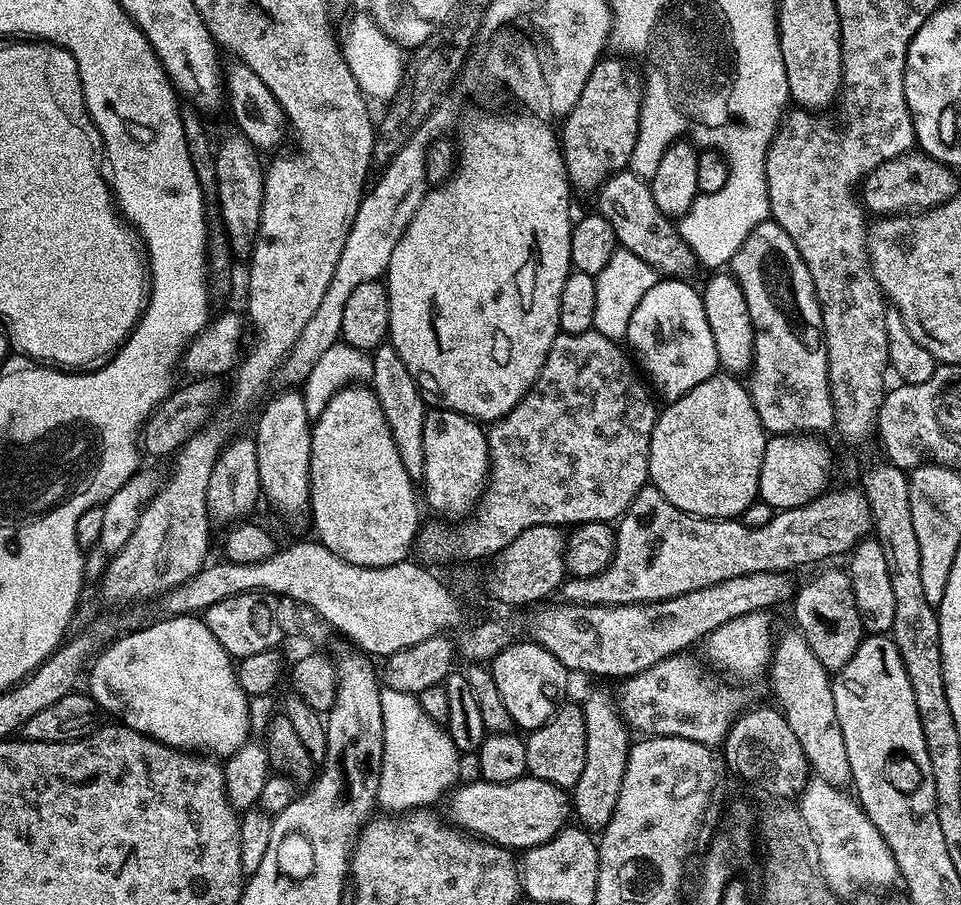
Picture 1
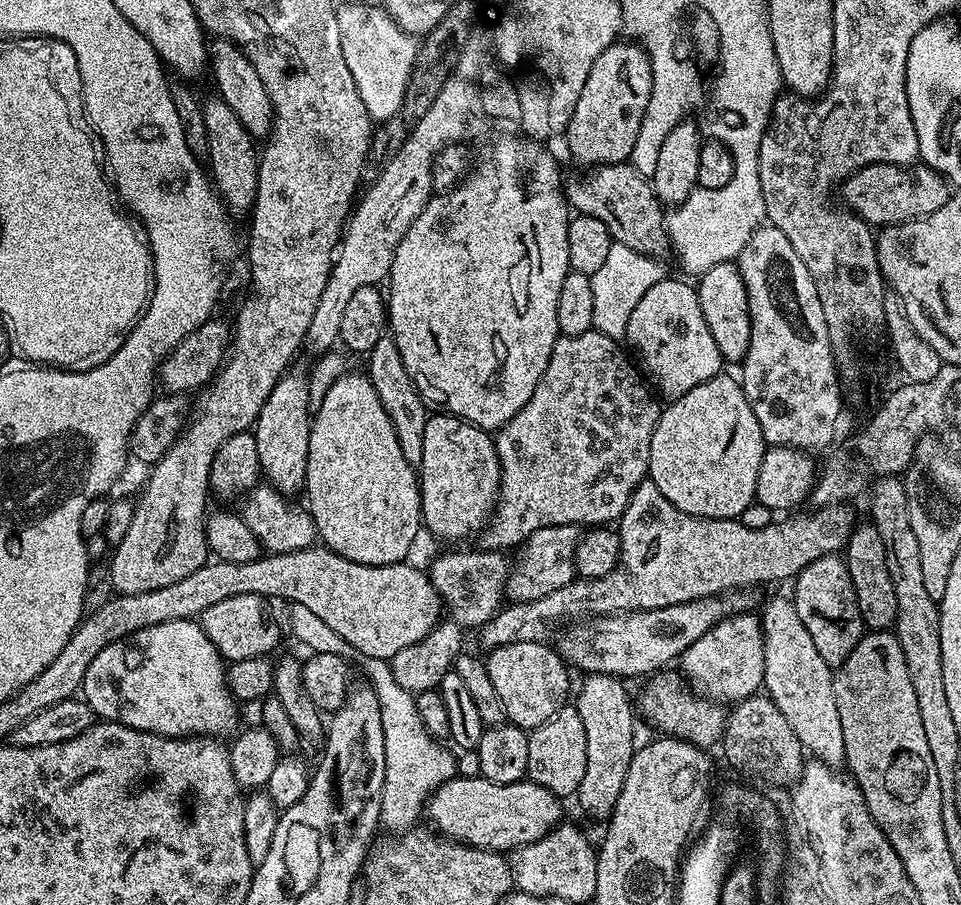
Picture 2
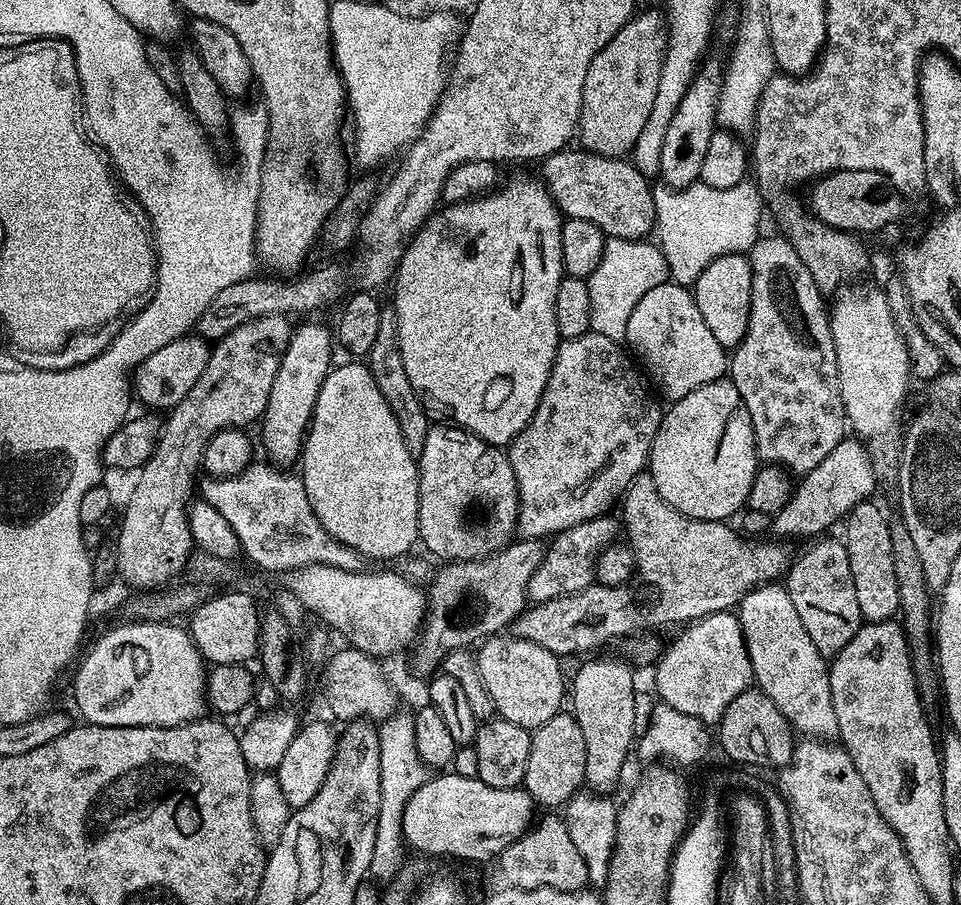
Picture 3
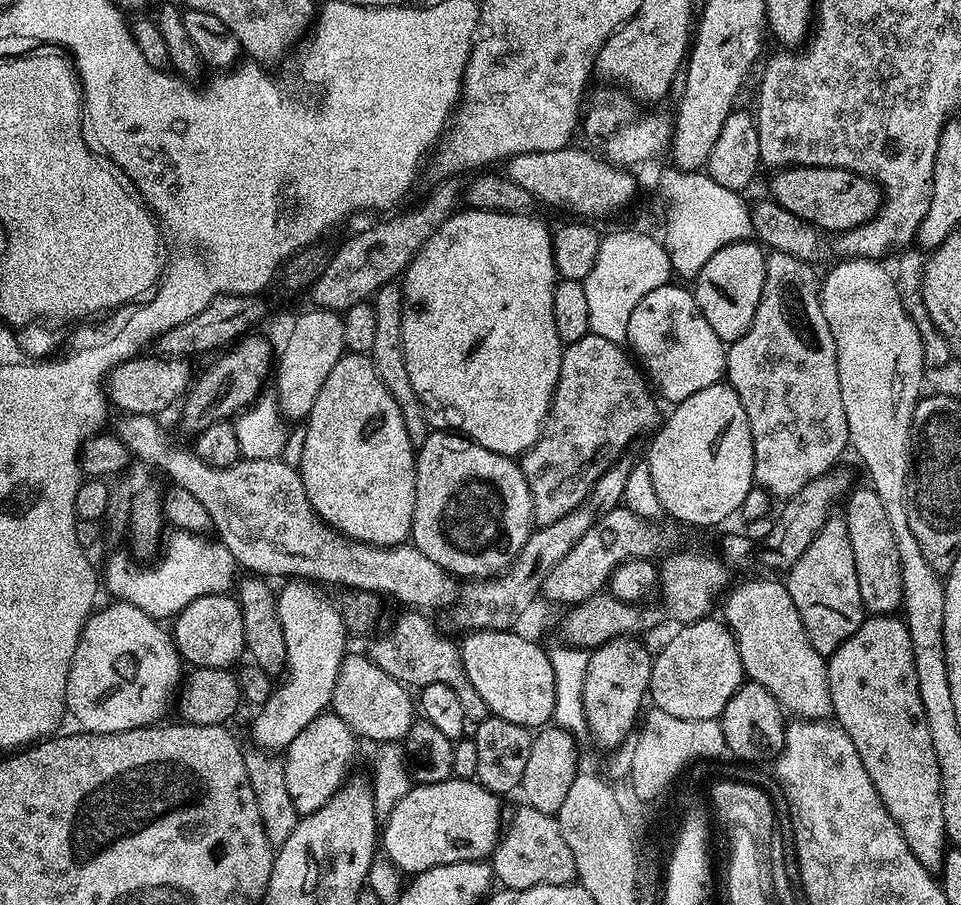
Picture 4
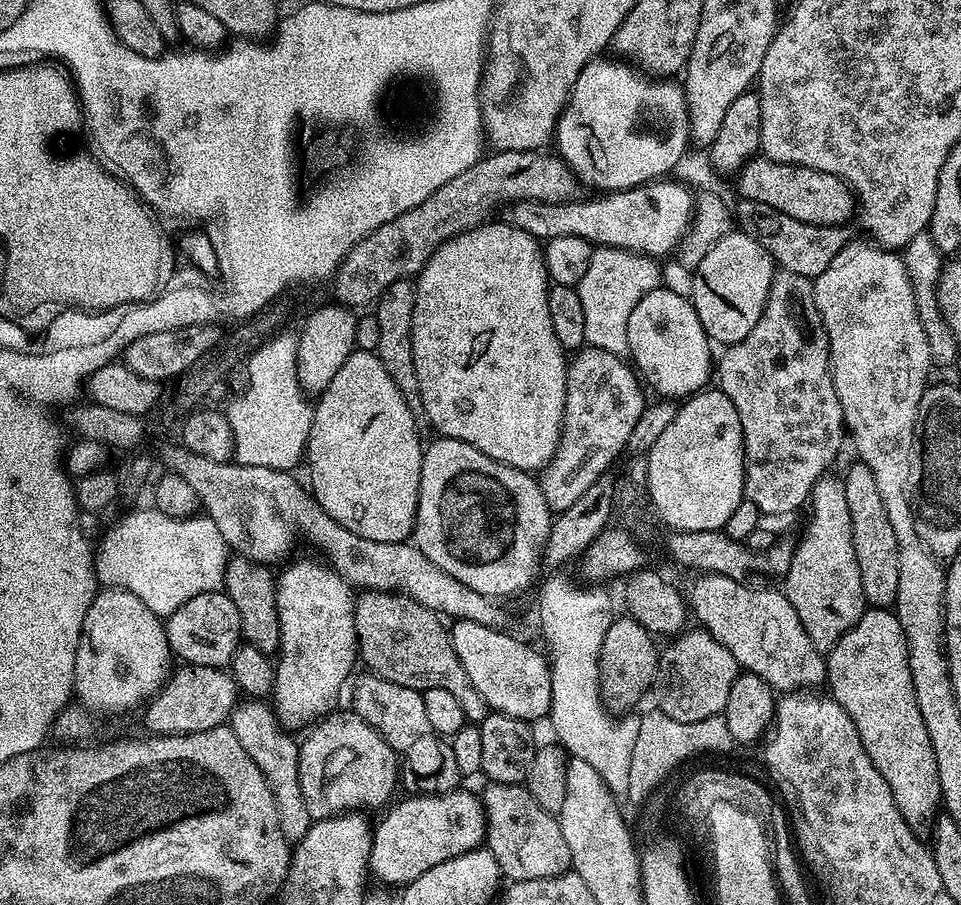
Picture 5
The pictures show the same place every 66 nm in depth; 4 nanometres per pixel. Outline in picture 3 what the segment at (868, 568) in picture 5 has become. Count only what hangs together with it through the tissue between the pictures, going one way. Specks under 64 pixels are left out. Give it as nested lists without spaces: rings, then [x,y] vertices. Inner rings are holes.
[[[873,502],[860,503],[854,505],[853,508],[846,515],[846,523],[848,525],[844,528],[842,539],[846,546],[846,554],[850,558],[850,574],[854,574],[854,595],[858,597],[858,610],[860,611],[861,621],[869,624],[881,624],[883,620],[892,620],[900,611],[900,595],[898,594],[898,578],[894,574],[894,554],[892,553],[892,543],[890,542],[890,530],[888,529],[890,520],[889,517],[884,517],[884,512],[878,505],[872,504]]]

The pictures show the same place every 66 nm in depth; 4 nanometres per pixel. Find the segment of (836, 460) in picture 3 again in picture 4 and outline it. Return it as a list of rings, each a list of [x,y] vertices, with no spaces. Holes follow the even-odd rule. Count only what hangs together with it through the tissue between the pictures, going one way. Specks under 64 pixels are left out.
[[[827,472],[815,475],[806,480],[777,511],[778,518],[770,530],[770,550],[758,551],[754,554],[754,544],[746,536],[736,534],[734,532],[728,534],[723,533],[718,542],[720,552],[725,560],[730,562],[737,570],[752,567],[755,562],[760,568],[770,568],[773,566],[777,572],[783,572],[790,568],[791,563],[799,557],[803,552],[803,548],[809,544],[818,530],[829,521],[828,512],[834,500],[847,493],[848,478],[840,472]],[[822,475],[822,476],[820,476]],[[846,490],[846,491],[845,491]],[[756,558],[756,560],[755,560]]]

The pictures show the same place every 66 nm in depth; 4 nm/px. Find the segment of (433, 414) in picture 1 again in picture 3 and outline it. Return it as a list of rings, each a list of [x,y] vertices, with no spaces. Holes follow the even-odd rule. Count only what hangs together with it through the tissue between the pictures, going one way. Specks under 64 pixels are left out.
[[[433,423],[426,434],[426,446],[418,458],[420,474],[420,540],[440,560],[482,559],[507,547],[514,540],[520,499],[514,470],[503,447],[487,444],[472,432],[451,423]]]

